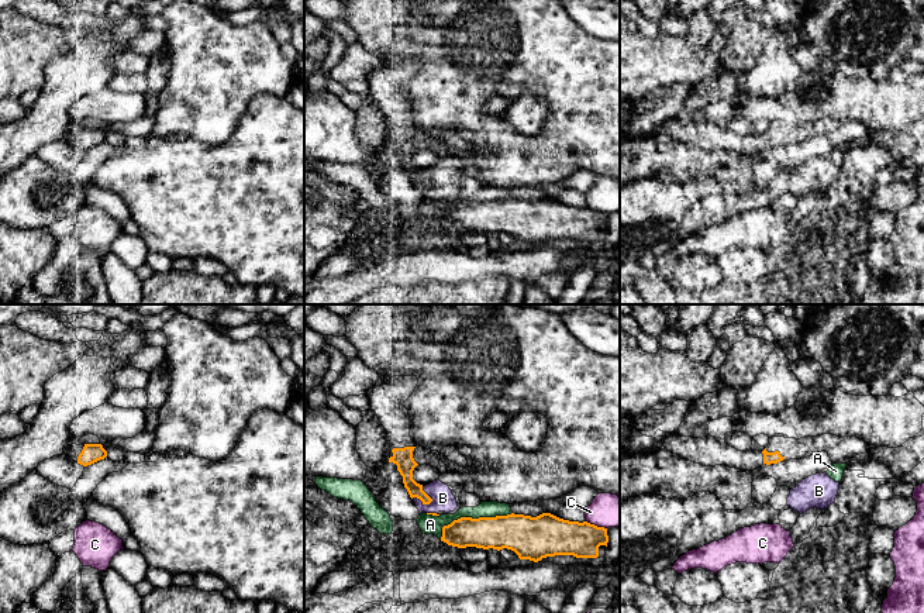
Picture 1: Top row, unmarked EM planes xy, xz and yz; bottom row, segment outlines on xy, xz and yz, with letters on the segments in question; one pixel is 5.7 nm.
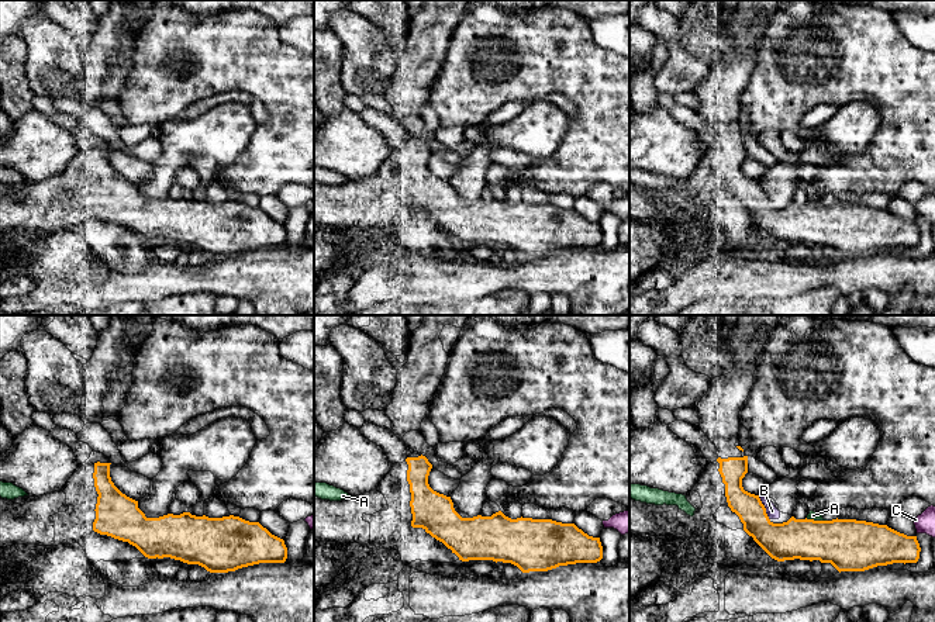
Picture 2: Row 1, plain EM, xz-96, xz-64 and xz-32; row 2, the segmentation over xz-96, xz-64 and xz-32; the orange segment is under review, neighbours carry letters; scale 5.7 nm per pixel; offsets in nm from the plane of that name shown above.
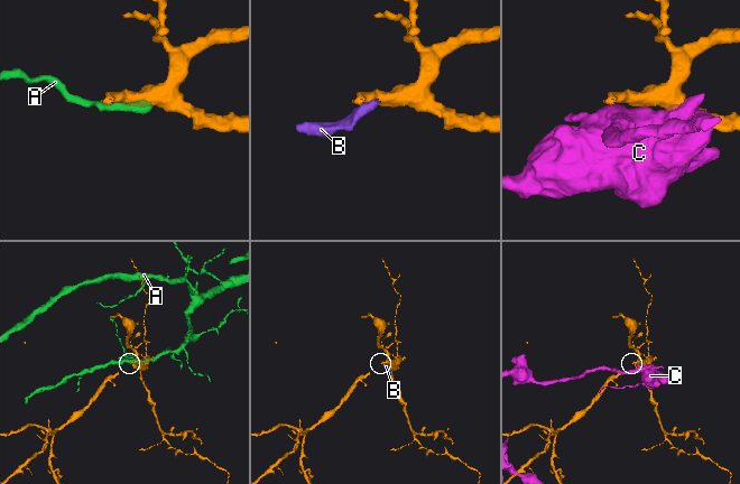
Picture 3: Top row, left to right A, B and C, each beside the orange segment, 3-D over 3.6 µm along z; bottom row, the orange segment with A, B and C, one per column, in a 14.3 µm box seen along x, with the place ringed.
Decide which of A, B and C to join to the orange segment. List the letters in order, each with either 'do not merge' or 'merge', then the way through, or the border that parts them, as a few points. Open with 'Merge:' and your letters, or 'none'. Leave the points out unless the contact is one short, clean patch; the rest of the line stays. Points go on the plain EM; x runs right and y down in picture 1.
Merge: none
A: do not merge
B: do not merge | along xz (411, 182), (419, 182), (424, 188), (433, 185)
C: do not merge | along xz (586, 205), (606, 213)

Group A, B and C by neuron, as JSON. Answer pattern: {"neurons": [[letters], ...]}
{"neurons": [["A"], ["B"], ["C"]]}

